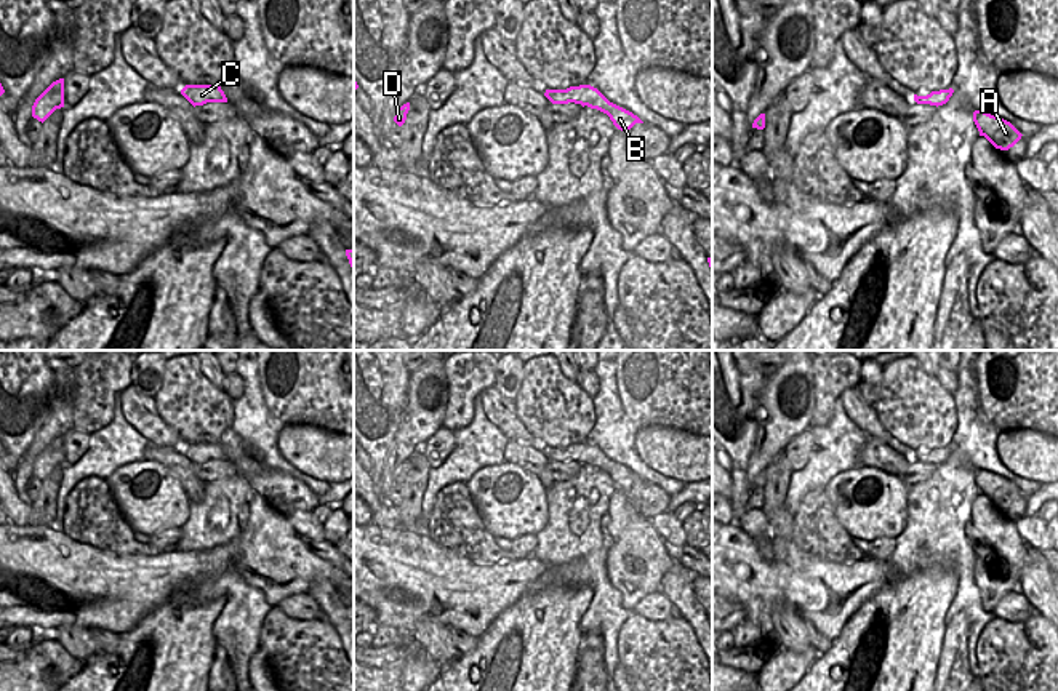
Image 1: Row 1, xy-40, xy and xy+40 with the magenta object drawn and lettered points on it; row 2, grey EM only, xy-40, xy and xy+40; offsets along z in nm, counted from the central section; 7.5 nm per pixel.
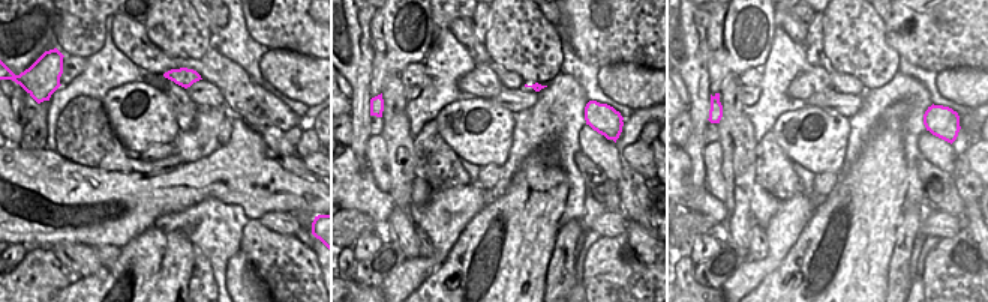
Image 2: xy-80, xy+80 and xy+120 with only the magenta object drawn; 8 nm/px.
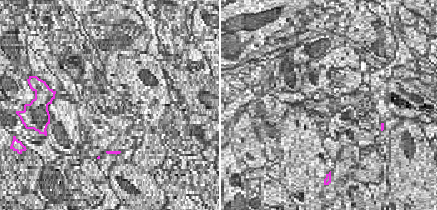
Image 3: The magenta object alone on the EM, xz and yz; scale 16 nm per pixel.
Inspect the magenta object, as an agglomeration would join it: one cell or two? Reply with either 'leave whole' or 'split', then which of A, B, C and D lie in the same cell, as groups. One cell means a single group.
leave whole; A B C D

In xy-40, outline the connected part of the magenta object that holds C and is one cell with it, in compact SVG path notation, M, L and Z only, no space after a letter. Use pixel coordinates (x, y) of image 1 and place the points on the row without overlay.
M186 443L181 453L195 465L206 461L227 461L219 443Z

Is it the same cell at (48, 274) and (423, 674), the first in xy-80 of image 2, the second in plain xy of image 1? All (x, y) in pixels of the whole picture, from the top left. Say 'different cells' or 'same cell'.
different cells

